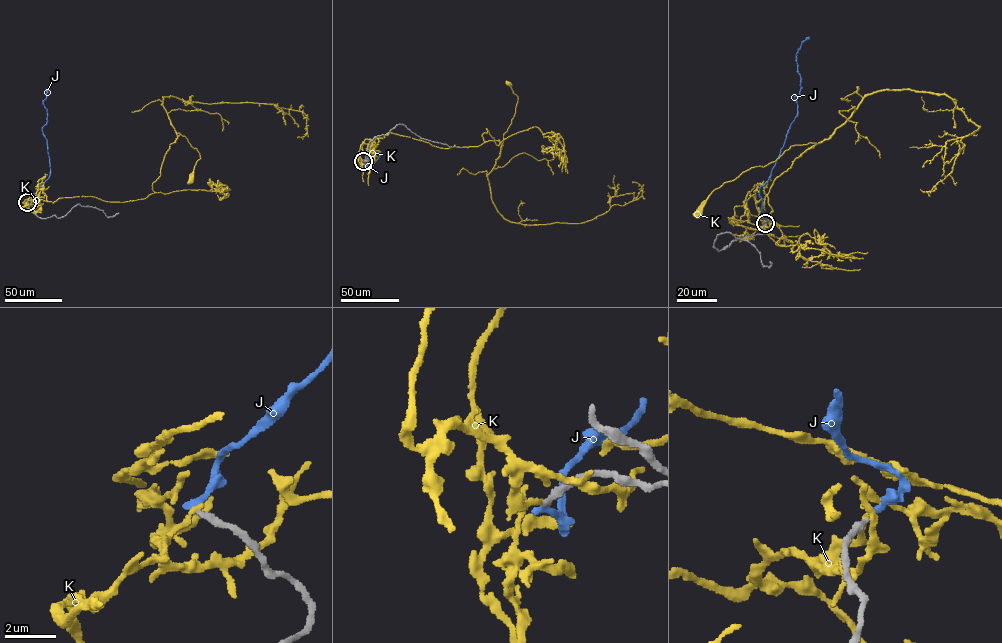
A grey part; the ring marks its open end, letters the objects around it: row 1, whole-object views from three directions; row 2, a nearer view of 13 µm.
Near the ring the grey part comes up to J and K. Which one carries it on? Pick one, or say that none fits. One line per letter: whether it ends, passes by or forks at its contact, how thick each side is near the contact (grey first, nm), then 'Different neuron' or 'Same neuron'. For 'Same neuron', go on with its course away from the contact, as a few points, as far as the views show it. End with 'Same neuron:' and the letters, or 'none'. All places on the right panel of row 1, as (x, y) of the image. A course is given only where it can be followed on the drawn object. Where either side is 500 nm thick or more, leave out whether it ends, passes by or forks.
J: It ends there. Thickness 260 nm (grey) against 280 nm. Same neuron. Its course: (766, 223), (760, 187), (767, 181), (797, 114), (794, 96), (801, 88), (796, 55), (809, 37)
K: It passes by. Thickness 280 nm (grey) against 150 nm. Different neuron
Same neuron: J

